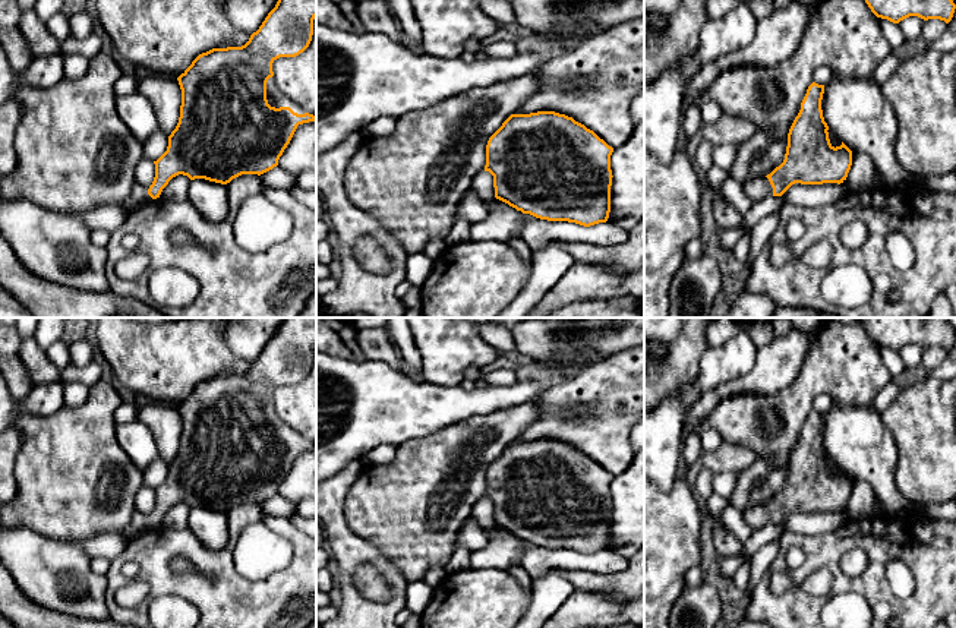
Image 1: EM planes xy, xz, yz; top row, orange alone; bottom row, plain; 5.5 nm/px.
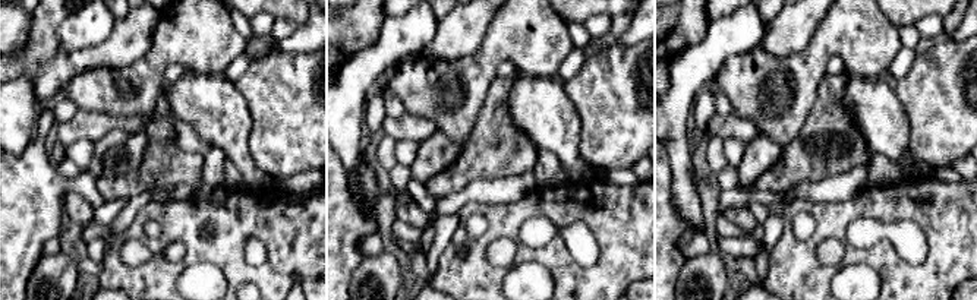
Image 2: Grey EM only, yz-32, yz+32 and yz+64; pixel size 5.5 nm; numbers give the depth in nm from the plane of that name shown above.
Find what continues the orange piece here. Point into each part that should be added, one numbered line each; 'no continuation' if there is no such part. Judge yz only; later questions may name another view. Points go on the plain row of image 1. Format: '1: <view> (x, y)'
1: yz (757, 517)

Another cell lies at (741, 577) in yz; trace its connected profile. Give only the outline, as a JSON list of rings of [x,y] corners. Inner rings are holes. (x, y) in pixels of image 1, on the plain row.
[[[744,564],[732,577],[733,586],[745,591],[750,581],[750,564]]]

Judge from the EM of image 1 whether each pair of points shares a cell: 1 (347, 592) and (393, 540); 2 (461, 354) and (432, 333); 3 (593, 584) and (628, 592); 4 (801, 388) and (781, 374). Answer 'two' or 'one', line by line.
1: two
2: one
3: one
4: two

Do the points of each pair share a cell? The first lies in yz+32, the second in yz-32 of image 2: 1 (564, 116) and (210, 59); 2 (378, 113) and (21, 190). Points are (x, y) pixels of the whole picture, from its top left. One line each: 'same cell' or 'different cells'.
1: different cells
2: same cell

